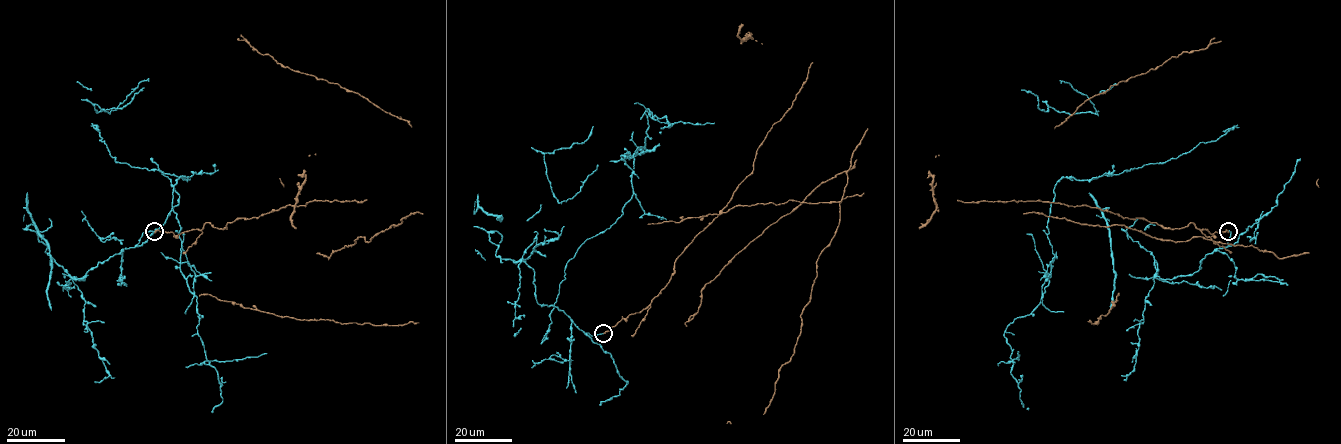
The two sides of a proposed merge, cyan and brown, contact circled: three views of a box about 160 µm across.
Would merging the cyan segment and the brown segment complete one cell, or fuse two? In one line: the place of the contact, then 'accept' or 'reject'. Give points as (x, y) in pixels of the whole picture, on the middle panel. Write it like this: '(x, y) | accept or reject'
(603, 333) | reject

